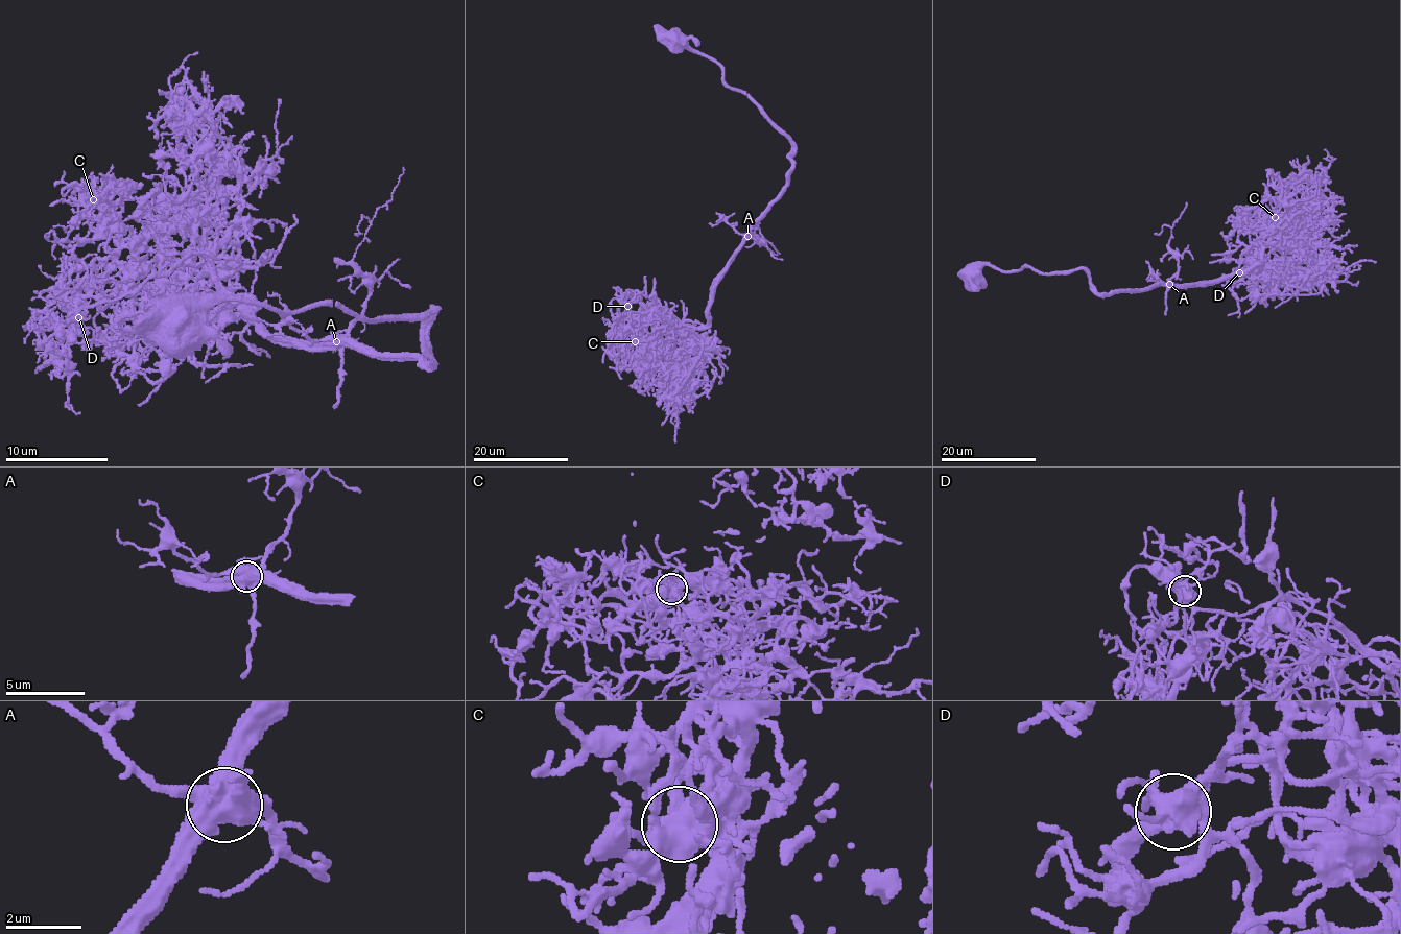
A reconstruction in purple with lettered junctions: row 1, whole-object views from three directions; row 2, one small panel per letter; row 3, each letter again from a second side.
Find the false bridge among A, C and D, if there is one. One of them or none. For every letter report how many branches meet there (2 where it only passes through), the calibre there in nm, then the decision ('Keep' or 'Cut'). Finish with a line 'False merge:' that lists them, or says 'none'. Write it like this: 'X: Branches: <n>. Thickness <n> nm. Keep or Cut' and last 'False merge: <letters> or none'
A: Branches: 6. Thickness 750 nm. Cut
C: Branches: 7. Thickness 600 nm. Keep
D: Branches: 7. Thickness 600 nm. Keep
False merge: A

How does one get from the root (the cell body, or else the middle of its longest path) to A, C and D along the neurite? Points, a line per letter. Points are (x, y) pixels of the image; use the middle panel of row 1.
A: (675, 43), (710, 56), (721, 68), (722, 80), (748, 94), (791, 145), (788, 185), (748, 236)
C: (675, 43), (748, 94), (789, 141), (791, 172), (715, 286), (707, 322), (686, 329), (655, 305), (635, 341)
D: (675, 43), (710, 56), (726, 82), (748, 94), (789, 141), (791, 172), (715, 286), (704, 326), (627, 306)

